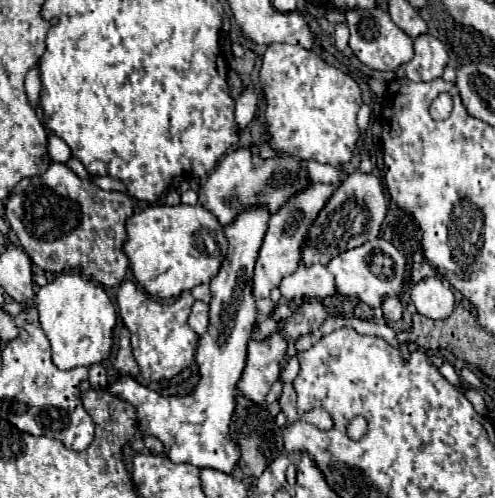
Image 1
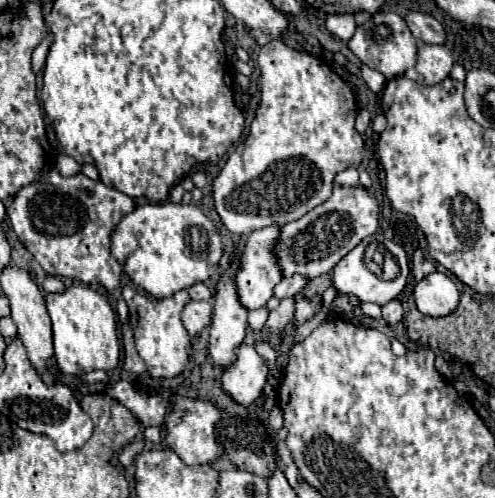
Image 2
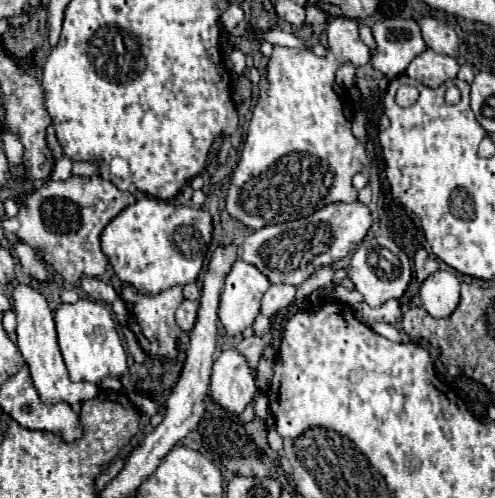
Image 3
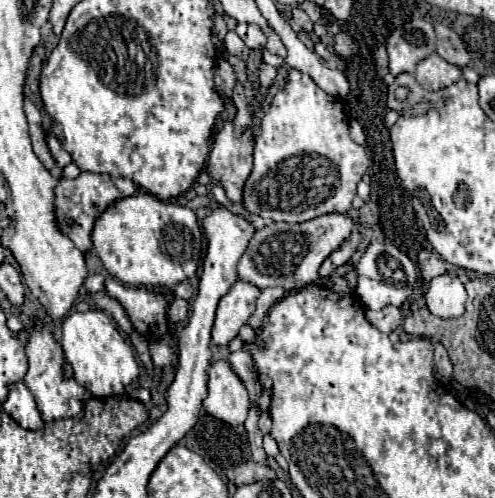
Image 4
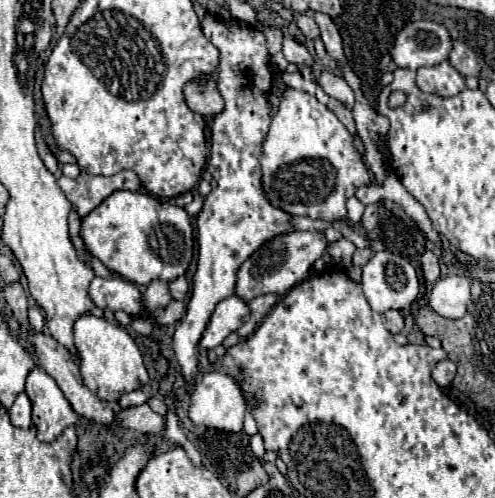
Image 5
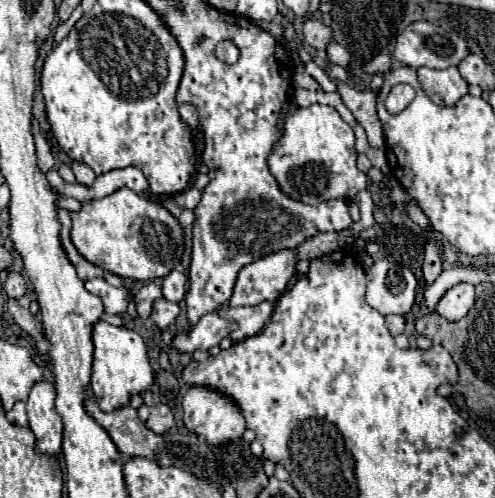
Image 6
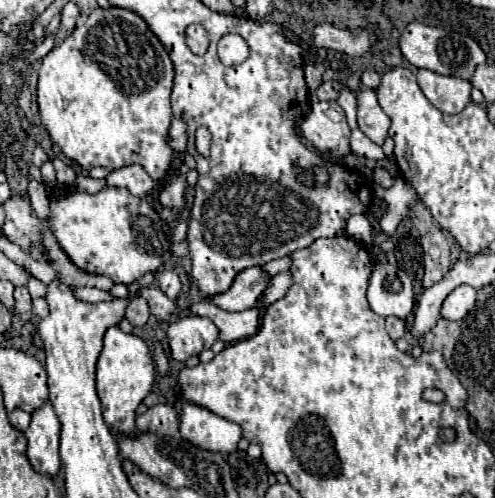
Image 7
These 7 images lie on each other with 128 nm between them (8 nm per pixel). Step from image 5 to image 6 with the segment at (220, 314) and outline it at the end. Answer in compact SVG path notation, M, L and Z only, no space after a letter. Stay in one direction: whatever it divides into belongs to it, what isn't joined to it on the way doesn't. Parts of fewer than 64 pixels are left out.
M208 312L186 332L176 332L172 342L178 352L192 354L194 350L208 350L220 344L220 340L226 338L234 328L236 328L234 322L224 320L216 312Z

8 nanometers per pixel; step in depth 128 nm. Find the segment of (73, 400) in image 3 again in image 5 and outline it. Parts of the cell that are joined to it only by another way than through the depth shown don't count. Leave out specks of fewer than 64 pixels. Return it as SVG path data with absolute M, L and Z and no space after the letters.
M34 368L26 378L26 394L32 402L32 424L42 442L54 442L66 426L76 422L76 414L58 384L42 368Z

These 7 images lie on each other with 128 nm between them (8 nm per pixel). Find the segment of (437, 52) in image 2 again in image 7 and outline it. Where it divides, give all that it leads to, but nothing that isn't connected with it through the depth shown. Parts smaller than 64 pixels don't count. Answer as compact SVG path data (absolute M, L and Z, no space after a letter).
M418 70L418 86L424 96L444 114L460 114L470 100L470 84L454 76L442 76L432 70Z

